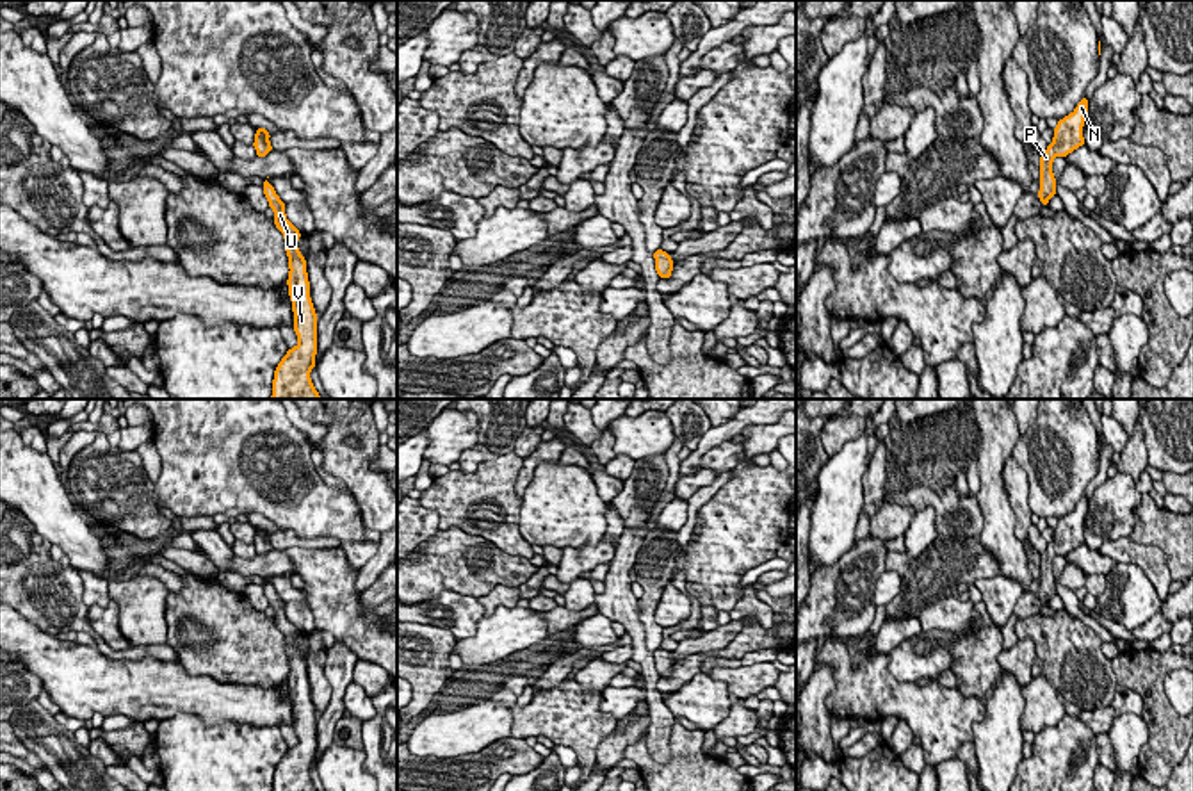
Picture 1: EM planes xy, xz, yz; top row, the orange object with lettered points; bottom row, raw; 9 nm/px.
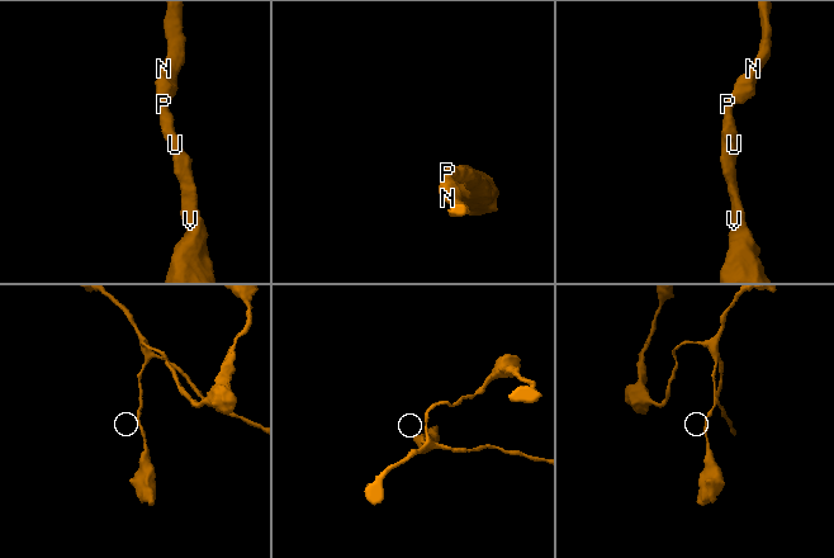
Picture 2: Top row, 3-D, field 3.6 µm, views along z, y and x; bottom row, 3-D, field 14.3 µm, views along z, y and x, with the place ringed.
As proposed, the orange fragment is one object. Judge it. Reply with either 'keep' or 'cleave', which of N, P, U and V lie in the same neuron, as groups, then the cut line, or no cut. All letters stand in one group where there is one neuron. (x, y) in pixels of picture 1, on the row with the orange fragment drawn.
keep | N P U V | no cut

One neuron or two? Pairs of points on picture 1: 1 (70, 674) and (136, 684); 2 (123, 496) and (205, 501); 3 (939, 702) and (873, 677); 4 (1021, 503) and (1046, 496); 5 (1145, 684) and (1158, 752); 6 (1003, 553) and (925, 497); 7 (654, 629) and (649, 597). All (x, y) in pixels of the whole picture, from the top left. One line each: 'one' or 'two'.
1: one
2: two
3: one
4: two
5: one
6: two
7: one

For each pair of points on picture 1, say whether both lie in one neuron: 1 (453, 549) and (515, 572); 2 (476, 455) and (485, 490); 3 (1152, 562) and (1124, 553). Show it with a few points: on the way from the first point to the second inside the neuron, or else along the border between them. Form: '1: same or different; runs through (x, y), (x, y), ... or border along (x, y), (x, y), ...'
1: same; runs through (469, 563), (499, 567)
2: different; border along (511, 449), (483, 460), (470, 472), (460, 471)
3: same; runs through (1145, 556), (1131, 553)

